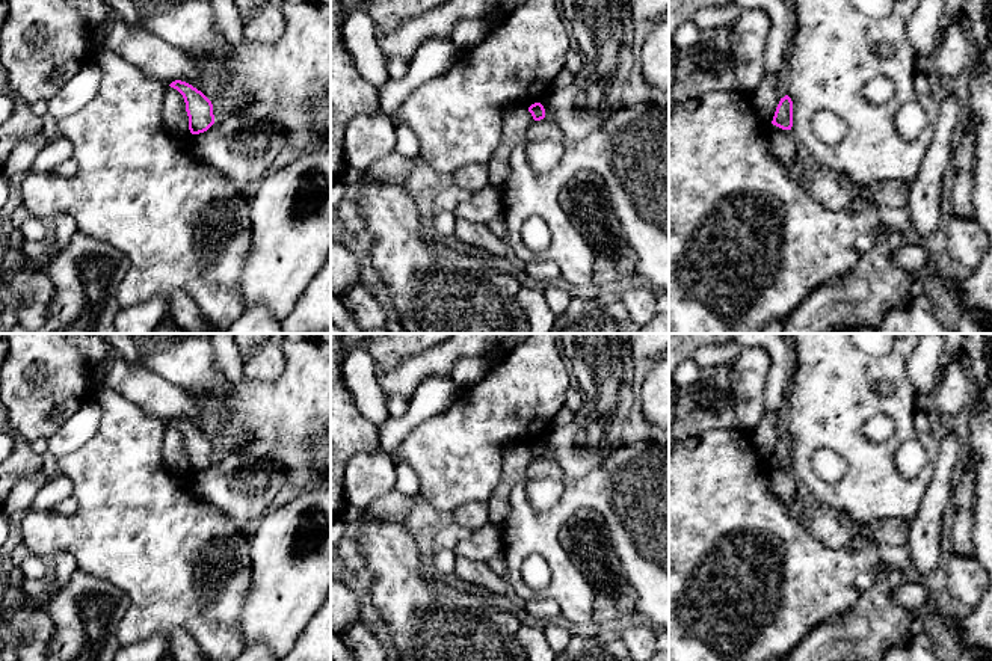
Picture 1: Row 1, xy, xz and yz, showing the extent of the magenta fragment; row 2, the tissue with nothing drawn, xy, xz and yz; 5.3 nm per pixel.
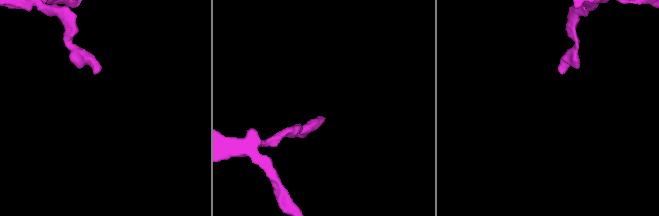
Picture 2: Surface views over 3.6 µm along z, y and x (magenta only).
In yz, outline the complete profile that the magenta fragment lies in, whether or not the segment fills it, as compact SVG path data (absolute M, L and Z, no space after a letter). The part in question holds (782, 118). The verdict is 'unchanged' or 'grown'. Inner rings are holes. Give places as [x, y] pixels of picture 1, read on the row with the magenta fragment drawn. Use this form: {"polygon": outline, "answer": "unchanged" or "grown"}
{"polygon": "M788 95L781 98L772 124L782 130L791 130L791 127L793 127L793 101Z", "answer": "unchanged"}

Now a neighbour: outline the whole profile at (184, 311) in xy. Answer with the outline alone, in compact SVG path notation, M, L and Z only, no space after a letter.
M181 290L174 291L171 296L171 314L174 323L190 334L219 334L204 320L193 299Z

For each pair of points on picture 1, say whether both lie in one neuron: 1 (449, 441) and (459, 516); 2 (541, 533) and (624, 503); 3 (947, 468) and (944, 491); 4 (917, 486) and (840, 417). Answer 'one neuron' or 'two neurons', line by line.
1: two neurons
2: one neuron
3: one neuron
4: one neuron

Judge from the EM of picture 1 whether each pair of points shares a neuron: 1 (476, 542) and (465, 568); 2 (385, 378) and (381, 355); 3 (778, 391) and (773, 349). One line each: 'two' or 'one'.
1: two
2: two
3: one

